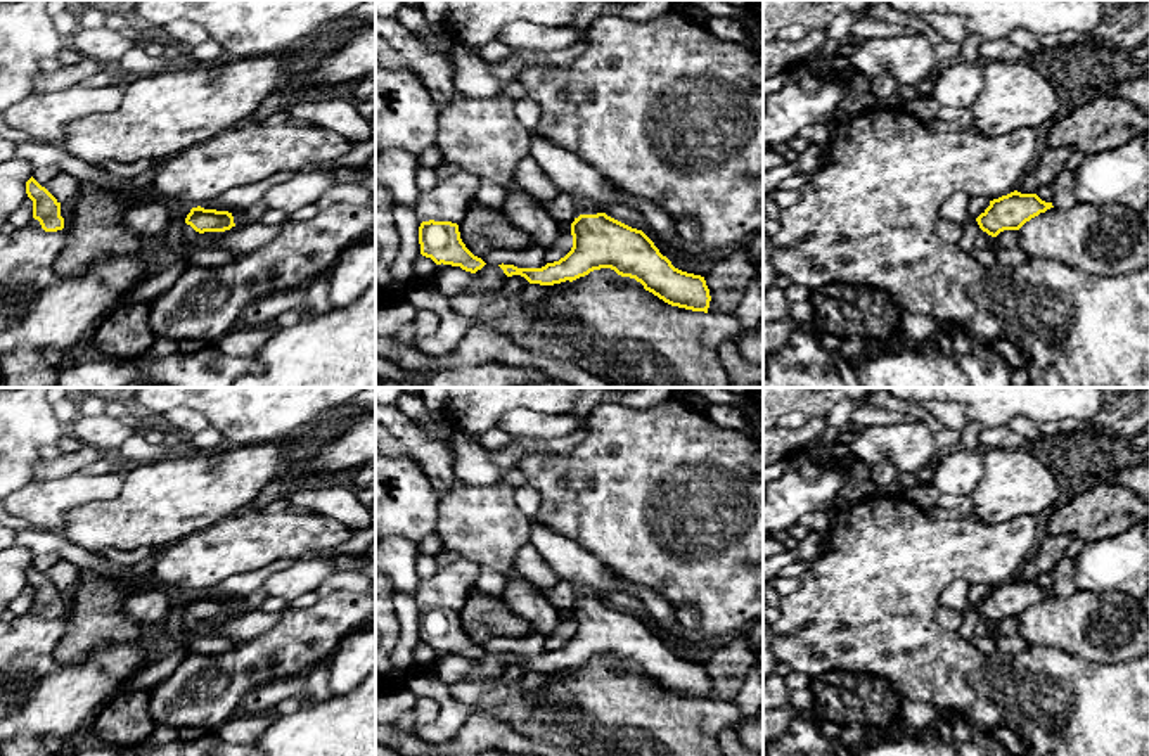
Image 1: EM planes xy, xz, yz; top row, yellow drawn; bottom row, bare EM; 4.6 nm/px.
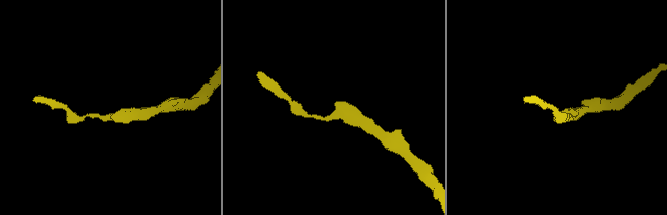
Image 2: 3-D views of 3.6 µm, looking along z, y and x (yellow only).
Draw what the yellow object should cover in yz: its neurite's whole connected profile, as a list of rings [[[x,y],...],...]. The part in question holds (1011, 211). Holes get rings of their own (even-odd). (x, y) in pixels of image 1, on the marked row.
[[[1017,190],[990,201],[990,206],[976,218],[979,228],[992,237],[1004,230],[1019,230],[1026,221],[1054,208],[1037,194]]]

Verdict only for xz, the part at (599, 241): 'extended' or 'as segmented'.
extended

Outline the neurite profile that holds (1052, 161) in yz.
[[[1047,147],[1016,190],[1035,194],[1042,185],[1052,185],[1073,152],[1073,147]]]

